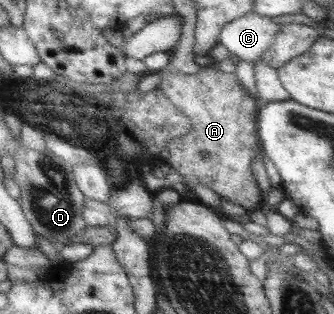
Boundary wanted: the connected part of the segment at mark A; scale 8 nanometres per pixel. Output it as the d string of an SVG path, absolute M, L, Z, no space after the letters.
M203 67L198 74L165 74L159 87L192 123L191 133L173 139L168 146L171 168L184 178L187 188L204 185L219 198L227 198L248 212L259 211L261 192L251 172L255 154L261 154L257 140L257 104L234 74Z

